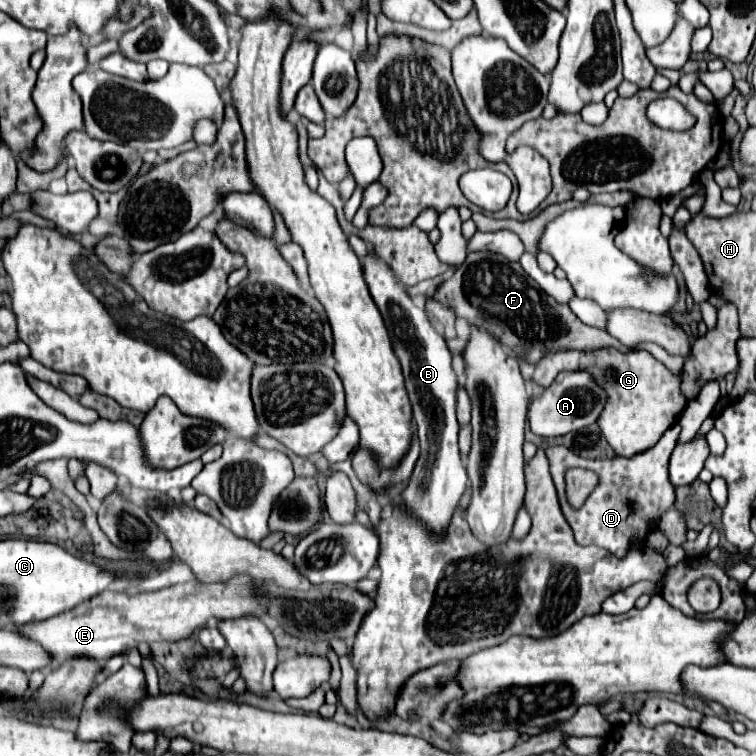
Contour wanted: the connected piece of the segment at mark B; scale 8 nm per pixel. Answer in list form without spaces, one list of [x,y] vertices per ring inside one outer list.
[[[369,252],[365,258],[361,258],[363,276],[367,286],[371,288],[371,296],[385,320],[385,326],[389,330],[393,350],[403,366],[405,386],[411,396],[413,404],[413,418],[419,426],[419,442],[421,442],[421,456],[415,464],[415,470],[411,474],[409,486],[401,494],[403,504],[419,518],[423,524],[435,532],[441,534],[443,528],[449,526],[449,520],[453,516],[453,510],[457,508],[465,486],[467,486],[467,472],[463,466],[463,460],[459,456],[457,446],[457,374],[451,366],[451,352],[443,340],[443,336],[431,326],[427,314],[423,308],[417,308],[407,294],[407,288],[401,284],[401,280],[379,260],[375,252]]]

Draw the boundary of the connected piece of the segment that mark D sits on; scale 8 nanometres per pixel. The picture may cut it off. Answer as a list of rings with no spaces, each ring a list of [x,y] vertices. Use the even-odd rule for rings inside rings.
[[[671,426],[663,438],[649,450],[635,454],[631,458],[611,458],[611,460],[587,460],[575,456],[565,446],[547,448],[547,458],[551,464],[551,476],[557,486],[561,510],[575,532],[575,542],[581,546],[595,544],[609,550],[613,556],[623,558],[631,544],[641,544],[651,526],[657,522],[659,514],[671,508],[675,500],[675,488],[667,478],[669,456],[677,444],[681,426]],[[569,468],[587,468],[593,470],[599,478],[599,486],[589,494],[581,508],[573,508],[565,492],[565,474]]]

